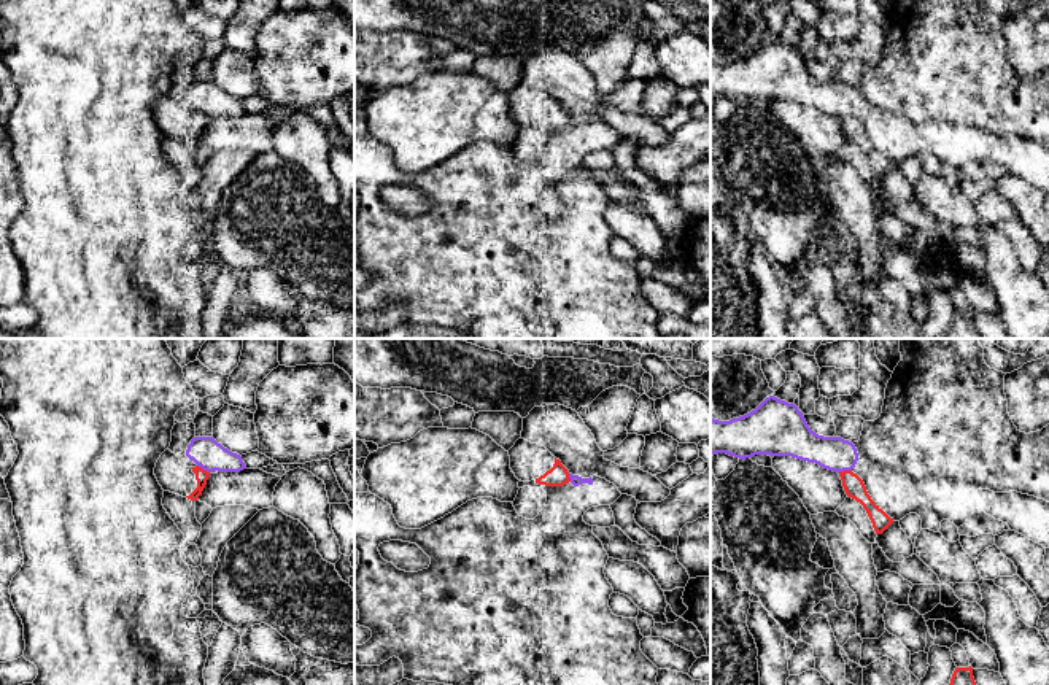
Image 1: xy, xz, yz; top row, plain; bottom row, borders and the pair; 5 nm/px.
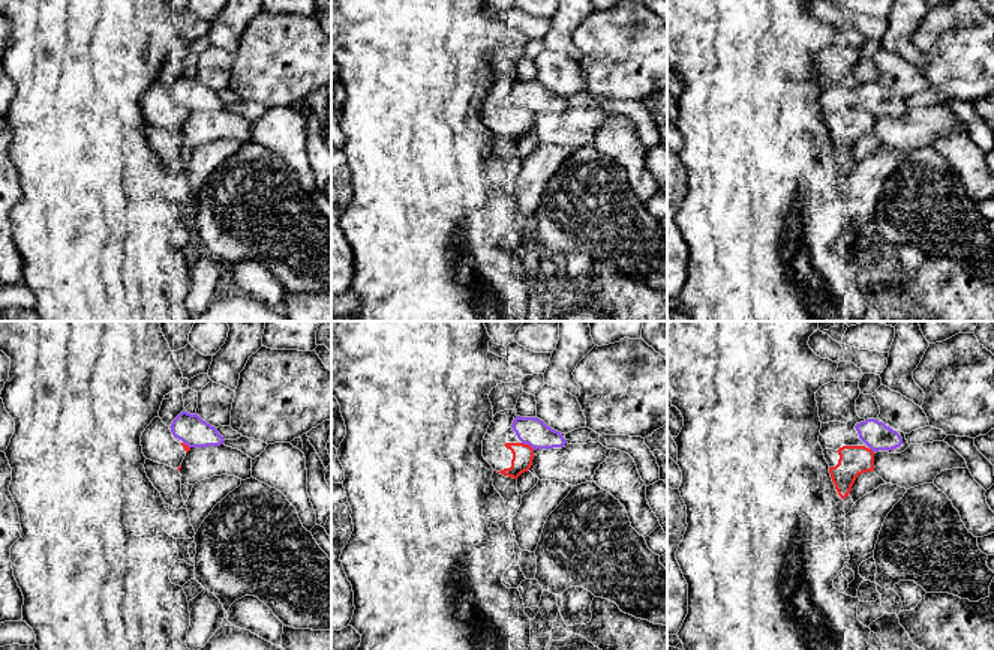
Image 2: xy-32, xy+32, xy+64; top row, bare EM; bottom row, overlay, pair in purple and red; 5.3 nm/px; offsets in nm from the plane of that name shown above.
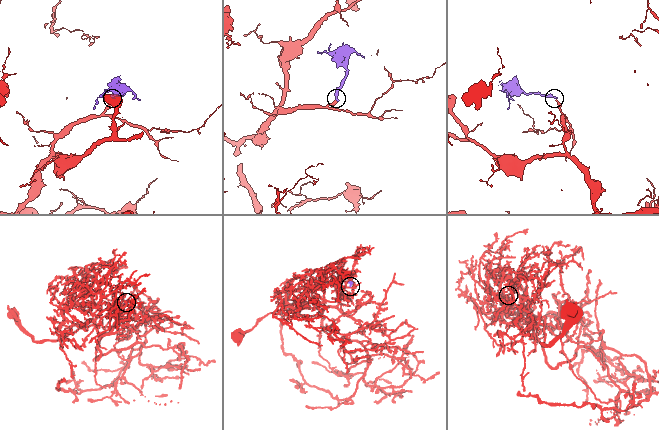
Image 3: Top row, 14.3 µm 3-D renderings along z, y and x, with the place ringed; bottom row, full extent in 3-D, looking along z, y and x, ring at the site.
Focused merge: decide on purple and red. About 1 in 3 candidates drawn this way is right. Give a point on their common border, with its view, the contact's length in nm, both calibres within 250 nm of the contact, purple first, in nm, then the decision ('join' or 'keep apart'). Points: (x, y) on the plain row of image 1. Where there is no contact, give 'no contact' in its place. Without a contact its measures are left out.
yz (844, 113) | 70 nm | 170/110 nm | join

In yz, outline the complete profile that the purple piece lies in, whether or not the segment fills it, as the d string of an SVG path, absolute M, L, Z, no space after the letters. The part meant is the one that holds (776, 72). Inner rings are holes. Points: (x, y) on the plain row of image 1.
M769 40L744 60L730 65L710 62L710 99L717 97L739 103L771 99L815 106L839 118L846 138L863 149L876 178L893 167L852 116L858 105L855 89L841 81L815 78L795 48Z

